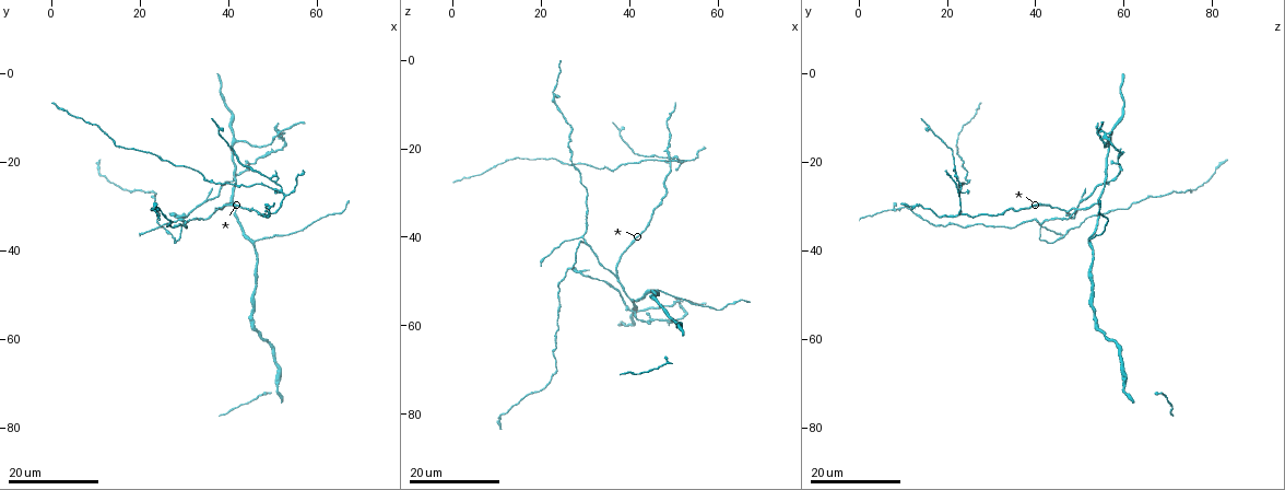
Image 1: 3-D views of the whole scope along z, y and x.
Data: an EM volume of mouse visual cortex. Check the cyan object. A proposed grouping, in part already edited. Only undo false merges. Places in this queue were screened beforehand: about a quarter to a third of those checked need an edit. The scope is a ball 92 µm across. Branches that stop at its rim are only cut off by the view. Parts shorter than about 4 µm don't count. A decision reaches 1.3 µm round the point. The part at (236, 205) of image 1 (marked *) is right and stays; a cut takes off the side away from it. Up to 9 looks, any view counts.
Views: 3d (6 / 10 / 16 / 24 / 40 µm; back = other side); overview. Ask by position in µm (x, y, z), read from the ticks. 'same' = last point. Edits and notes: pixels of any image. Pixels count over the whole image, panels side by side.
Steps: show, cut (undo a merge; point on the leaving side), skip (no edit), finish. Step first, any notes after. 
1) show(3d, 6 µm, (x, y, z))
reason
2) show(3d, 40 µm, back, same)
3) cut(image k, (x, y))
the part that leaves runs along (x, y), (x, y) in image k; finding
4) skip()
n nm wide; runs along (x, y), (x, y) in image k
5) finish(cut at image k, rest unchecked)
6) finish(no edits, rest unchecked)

show(3d, 16 µm, (49.0, 32.0, 22.5))
four-way junction

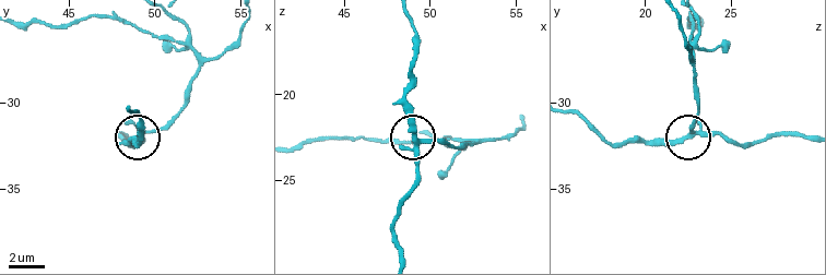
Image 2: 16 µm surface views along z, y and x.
show(3d, 10 µm, (49.2, 31.9, 22.7))
zoom in

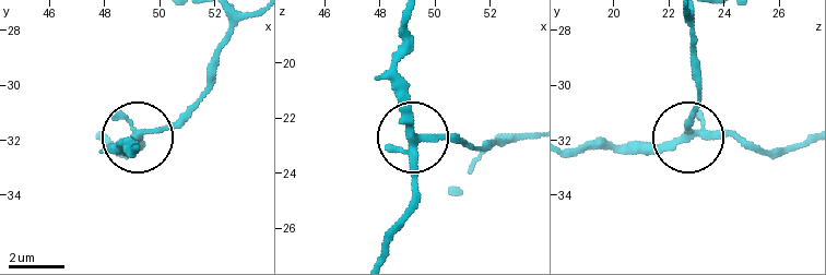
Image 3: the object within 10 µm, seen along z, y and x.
skip()
4 arms; runs along (803, 144), (768, 154), (705, 138), (601, 146) in image 3; all the same neuron

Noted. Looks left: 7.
show(3d, 16 µm, (52.0, 13.0, 54.0))
looks like a crossing

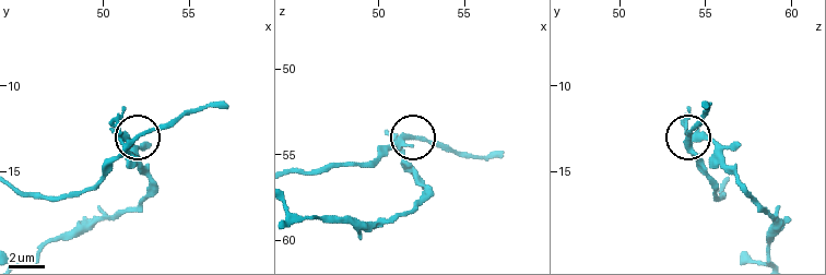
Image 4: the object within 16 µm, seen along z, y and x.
show(3d, 10 µm, (51.5, 13.3, 54.0))

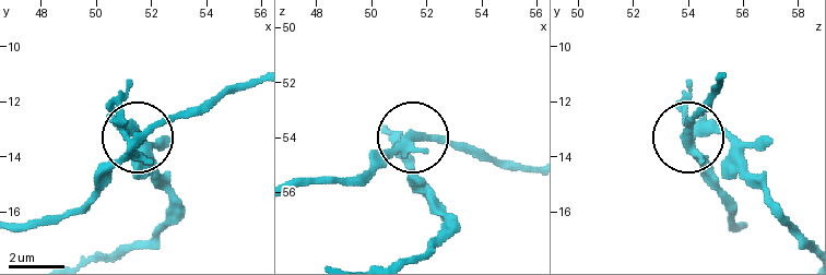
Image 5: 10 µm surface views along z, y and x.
cut(image 5, (138, 164))
the part that leaves runs along (404, 144), (421, 187), (447, 217), (439, 236), (419, 254) in image 5; a second neuron is stuck on

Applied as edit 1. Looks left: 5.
show(3d, 16 µm, (23.0, 31.0, 7.5))
calibre changes

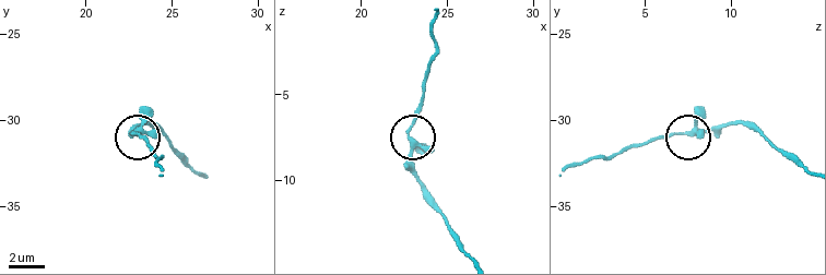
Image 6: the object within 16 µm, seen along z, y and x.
show(3d, 10 µm, (23.0, 30.8, 7.7))
zoom in

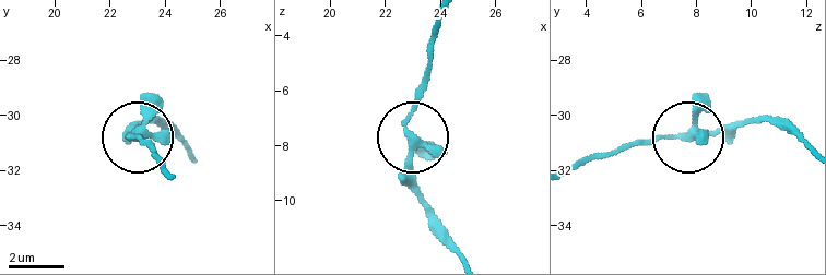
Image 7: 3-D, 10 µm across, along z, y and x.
skip()
runs along (192, 156), (160, 121), (133, 134), (152, 148) in image 7; continuous, no second neuron

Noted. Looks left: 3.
show(3d, 24 µm, (30.0, 33.5, 41.5))
three-way junction

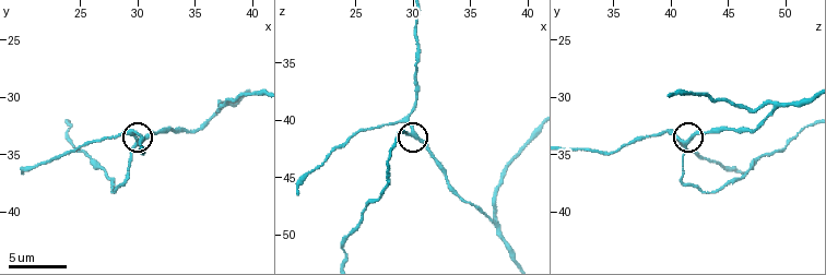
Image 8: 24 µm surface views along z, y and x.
show(3d, 10 µm, (30.2, 34.0, 41.2))

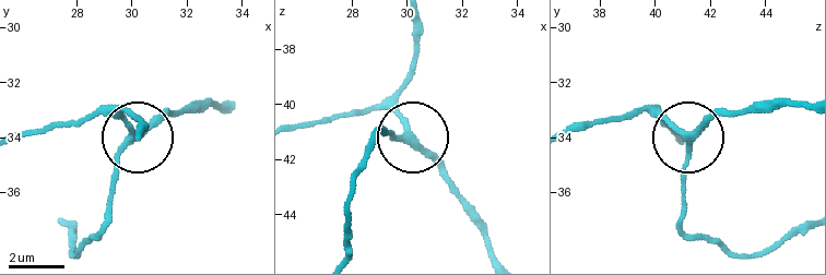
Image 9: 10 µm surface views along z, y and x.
skip()
side arm 50 µm; runs along (801, 103), (723, 110), (688, 136), (634, 110) in image 9; one neuron here

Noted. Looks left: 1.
finish(cut at image 5, rest unchecked)

